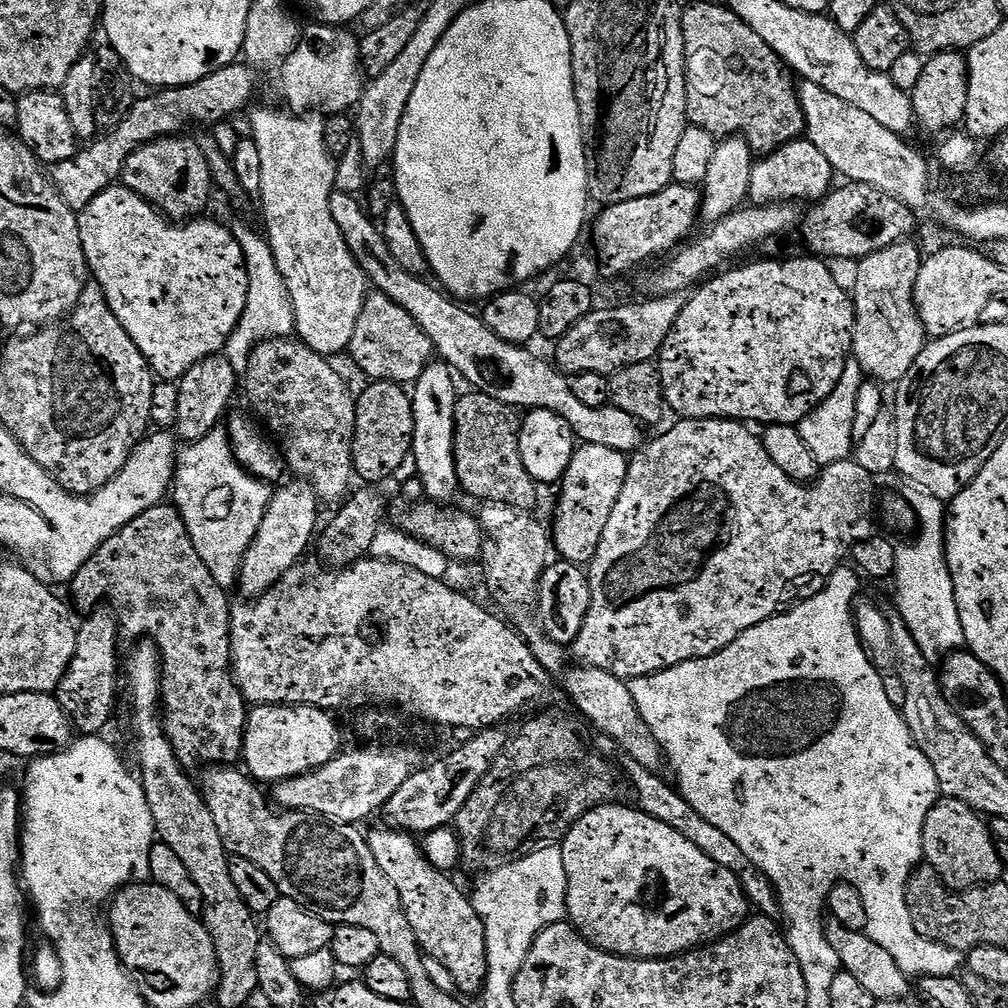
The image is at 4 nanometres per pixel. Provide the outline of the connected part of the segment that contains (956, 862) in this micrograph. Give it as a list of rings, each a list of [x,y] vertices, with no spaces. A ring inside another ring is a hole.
[[[941,798],[926,814],[926,826],[922,830],[924,860],[932,873],[940,879],[945,889],[953,893],[981,884],[994,884],[1006,872],[1000,855],[992,843],[992,831],[981,813],[974,811],[966,802]],[[985,823],[985,824],[984,824]]]

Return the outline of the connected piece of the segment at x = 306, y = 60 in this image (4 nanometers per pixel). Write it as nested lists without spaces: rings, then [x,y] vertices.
[[[319,22],[311,26],[306,38],[296,45],[295,52],[278,65],[276,96],[281,100],[279,103],[293,114],[312,114],[317,110],[324,114],[351,113],[364,97],[366,87],[360,63],[360,40],[344,26]]]

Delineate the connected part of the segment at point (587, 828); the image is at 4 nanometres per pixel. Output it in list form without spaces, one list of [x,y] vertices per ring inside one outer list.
[[[617,802],[601,804],[599,808],[591,808],[576,825],[562,838],[559,845],[562,854],[562,864],[566,866],[566,902],[568,903],[567,919],[573,928],[589,940],[595,948],[601,948],[604,952],[613,952],[616,956],[631,956],[633,960],[663,960],[670,956],[679,956],[683,953],[693,951],[701,946],[707,946],[725,936],[729,932],[736,931],[750,916],[750,905],[738,878],[730,874],[718,862],[706,858],[698,846],[686,842],[678,830],[670,830],[666,822],[658,822],[658,818],[650,818],[645,812],[641,812],[635,806],[623,808]]]

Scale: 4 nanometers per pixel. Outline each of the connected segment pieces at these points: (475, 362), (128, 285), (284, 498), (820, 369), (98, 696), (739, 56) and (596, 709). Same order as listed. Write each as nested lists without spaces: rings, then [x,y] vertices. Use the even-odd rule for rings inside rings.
[[[334,190],[330,194],[330,218],[334,218],[338,230],[342,230],[346,246],[354,254],[358,266],[366,274],[369,285],[375,291],[386,294],[386,298],[390,298],[392,302],[398,302],[398,306],[402,306],[402,310],[406,310],[406,314],[410,314],[410,318],[414,318],[414,322],[418,322],[418,326],[422,326],[422,330],[426,330],[426,338],[430,338],[435,355],[449,368],[453,369],[455,375],[463,383],[465,380],[468,386],[471,386],[477,392],[489,392],[494,398],[498,398],[498,402],[508,405],[513,410],[519,410],[519,408],[524,408],[523,410],[550,410],[554,414],[558,414],[558,418],[562,418],[562,422],[566,422],[566,426],[570,426],[573,436],[580,444],[606,446],[610,452],[632,454],[645,443],[645,429],[637,420],[630,418],[628,414],[622,414],[622,410],[611,406],[602,408],[585,406],[574,395],[569,377],[559,371],[555,363],[548,361],[547,364],[542,357],[535,356],[531,352],[533,350],[531,347],[511,344],[502,338],[498,338],[484,324],[483,319],[477,313],[475,316],[474,313],[467,312],[464,309],[467,307],[461,306],[453,297],[441,291],[439,287],[433,286],[431,288],[426,282],[427,279],[414,274],[406,274],[406,270],[402,270],[402,266],[398,266],[398,262],[394,262],[394,254],[390,254],[390,250],[384,241],[383,231],[378,227],[377,221],[369,216],[367,207],[361,201],[359,204],[358,201],[360,200],[350,193]]]
[[[123,186],[102,190],[102,194],[78,214],[78,219],[91,279],[102,290],[110,310],[114,310],[114,318],[122,322],[122,330],[126,330],[126,334],[134,338],[134,346],[142,350],[152,367],[153,377],[178,382],[190,366],[227,349],[230,334],[234,334],[246,310],[248,293],[242,246],[238,246],[231,227],[223,228],[218,221],[205,218],[173,222],[150,202],[134,194],[134,190]]]
[[[303,482],[292,483],[296,484],[288,484],[285,488],[280,489],[277,487],[275,491],[273,491],[272,500],[269,502],[266,514],[262,518],[262,526],[258,526],[258,534],[254,538],[254,542],[246,550],[244,560],[240,563],[238,592],[244,595],[241,597],[255,598],[266,594],[266,590],[270,590],[284,577],[286,570],[290,570],[305,559],[304,551],[307,550],[308,543],[310,543],[311,540],[313,543],[314,537],[317,535],[316,507],[318,507],[318,501],[314,490],[309,484]]]
[[[808,254],[803,255],[796,256],[793,260],[760,260],[757,264],[744,264],[741,268],[729,267],[705,279],[689,295],[688,305],[682,310],[676,325],[672,327],[672,333],[660,348],[658,357],[664,402],[671,411],[673,408],[677,412],[675,414],[677,417],[685,420],[738,420],[751,422],[753,425],[760,424],[759,426],[770,424],[796,426],[802,418],[810,415],[832,393],[834,386],[838,386],[838,378],[842,378],[844,364],[850,358],[856,311],[852,305],[849,289],[843,288],[836,281],[835,274],[827,268],[829,265],[823,259],[813,258]]]
[[[101,606],[87,618],[81,619],[76,629],[76,657],[70,662],[68,673],[62,678],[60,687],[54,695],[68,712],[75,731],[86,736],[103,733],[104,727],[112,720],[112,711],[116,708],[116,678],[122,674],[122,652],[120,656],[119,644],[122,644],[120,625],[116,622],[116,613]]]
[[[723,3],[692,4],[683,9],[682,30],[688,122],[691,127],[706,130],[717,138],[740,136],[756,154],[770,153],[805,135],[800,93],[793,73],[780,55],[770,50],[770,46],[766,46],[766,42],[762,42],[762,38],[758,38],[758,34],[754,34],[746,22],[742,22],[742,18],[735,16]]]
[[[575,666],[564,676],[564,692],[572,699],[572,704],[593,724],[597,729],[597,733],[608,736],[616,743],[617,749],[622,753],[625,752],[625,757],[630,758],[634,762],[638,762],[646,770],[654,773],[661,771],[662,768],[662,753],[658,742],[652,736],[652,732],[644,722],[642,716],[638,714],[638,708],[634,706],[634,698],[630,694],[627,683],[619,680],[614,674],[606,674],[606,670],[598,670],[597,668],[585,668],[583,666]]]

